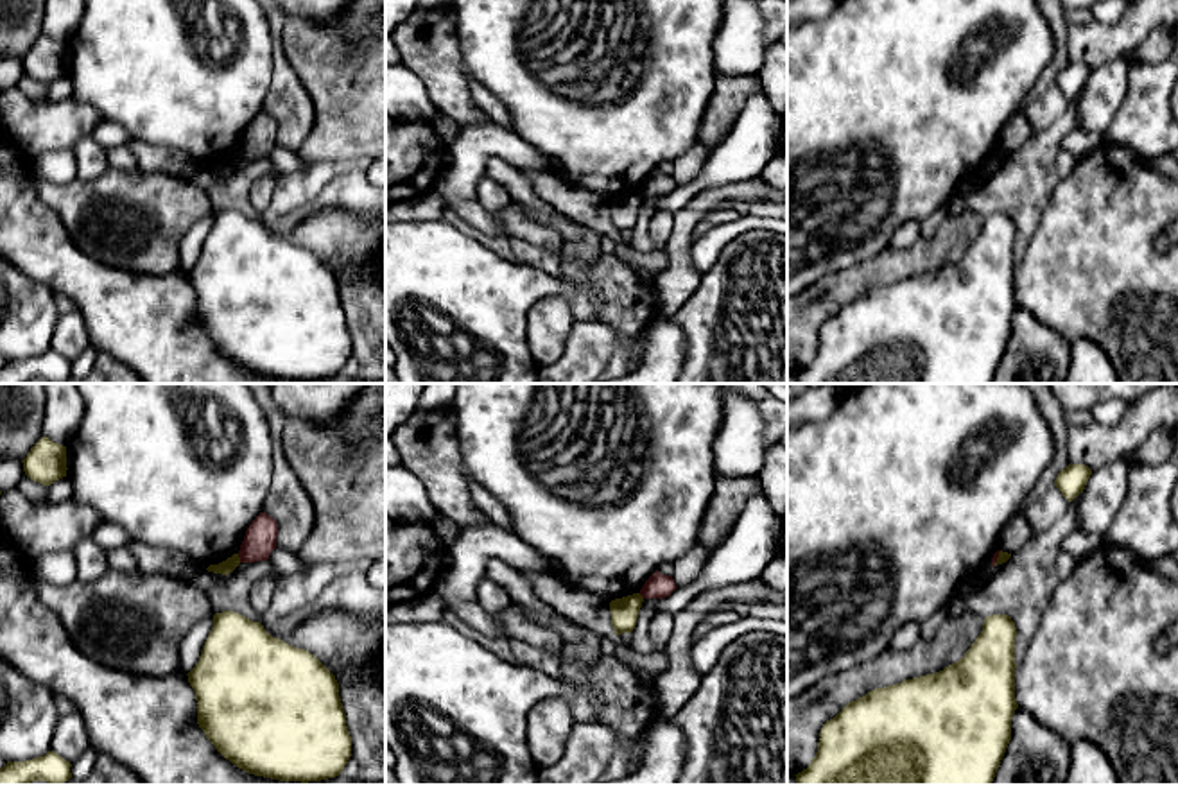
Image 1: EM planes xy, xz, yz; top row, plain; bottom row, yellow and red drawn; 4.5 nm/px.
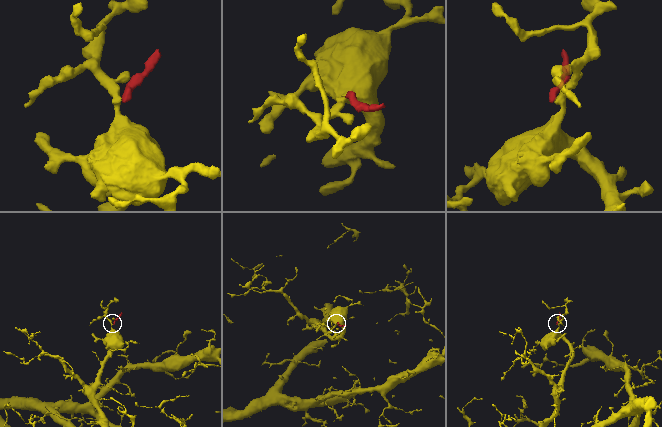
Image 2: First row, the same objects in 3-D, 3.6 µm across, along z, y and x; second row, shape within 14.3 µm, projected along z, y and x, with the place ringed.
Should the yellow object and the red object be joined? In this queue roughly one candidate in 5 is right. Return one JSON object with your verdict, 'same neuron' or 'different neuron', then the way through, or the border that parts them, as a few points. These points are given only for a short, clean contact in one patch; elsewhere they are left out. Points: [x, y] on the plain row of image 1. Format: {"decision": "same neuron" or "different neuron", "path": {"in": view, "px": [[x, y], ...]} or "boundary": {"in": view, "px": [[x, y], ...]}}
{"decision": "different neuron", "boundary": {"in": "xy", "px": [[237, 153], [241, 160]]}}

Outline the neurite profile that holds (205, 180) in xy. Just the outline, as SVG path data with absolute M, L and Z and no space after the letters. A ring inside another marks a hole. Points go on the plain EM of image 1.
M201 168L195 174L188 176L186 181L190 185L199 186L201 190L208 192L217 181L221 181L226 174L213 172L208 168Z

